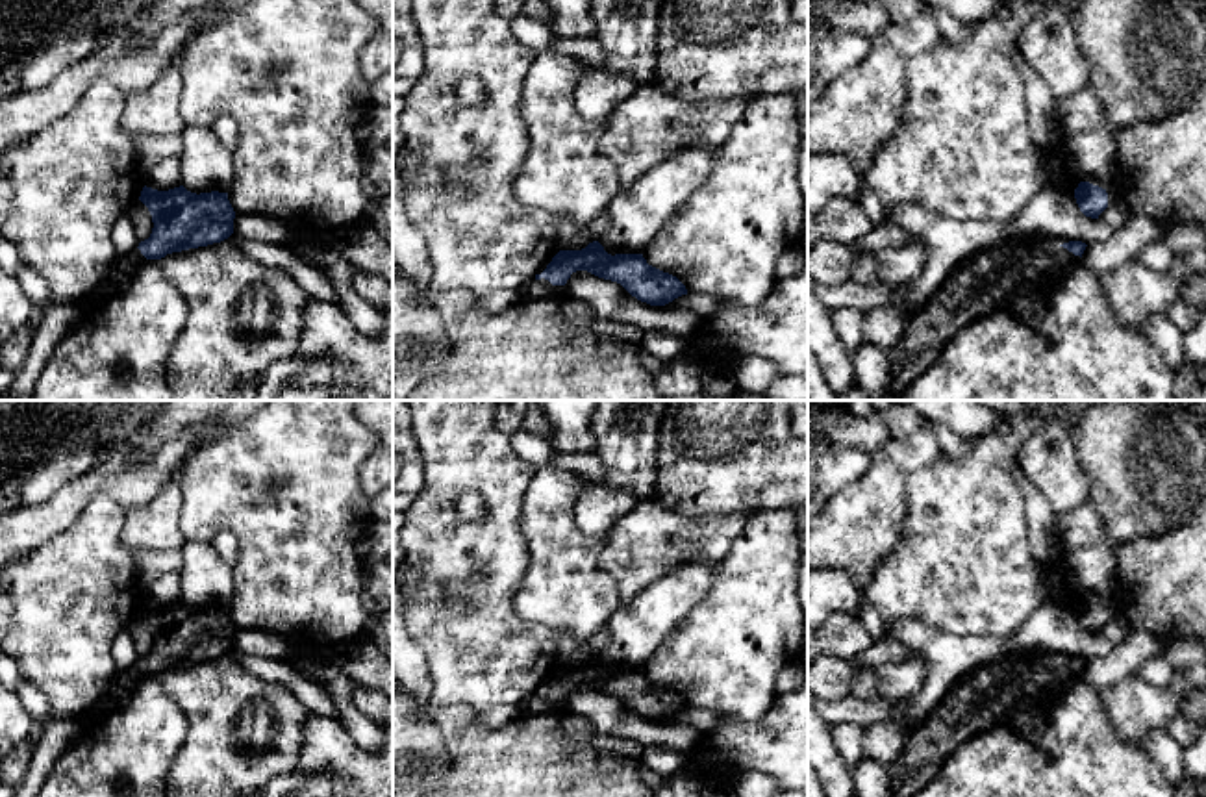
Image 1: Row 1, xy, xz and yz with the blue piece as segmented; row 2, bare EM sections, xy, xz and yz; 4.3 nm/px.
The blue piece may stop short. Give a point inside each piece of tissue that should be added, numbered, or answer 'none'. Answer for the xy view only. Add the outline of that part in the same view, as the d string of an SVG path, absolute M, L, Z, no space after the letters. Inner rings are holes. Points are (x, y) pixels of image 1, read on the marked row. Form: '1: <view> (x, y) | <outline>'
1: xy (125, 267) | M139 248L126 256L119 256L107 278L98 285L98 291L82 302L83 311L91 313L98 310L109 297L124 289L144 259Z

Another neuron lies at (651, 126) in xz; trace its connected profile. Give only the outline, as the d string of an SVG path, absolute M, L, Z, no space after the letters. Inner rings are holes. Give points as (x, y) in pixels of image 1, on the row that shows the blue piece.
M645 83L608 119L598 150L619 174L621 187L691 145L719 148L750 98L684 102Z

